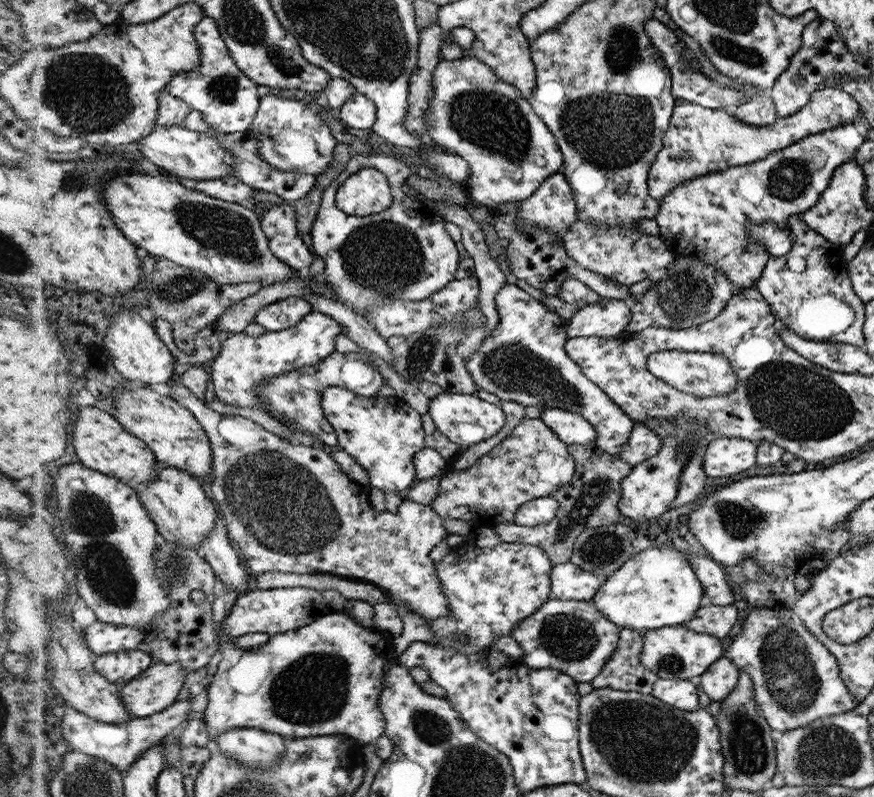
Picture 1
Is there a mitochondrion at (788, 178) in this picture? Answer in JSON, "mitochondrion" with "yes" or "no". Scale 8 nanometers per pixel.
{"mitochondrion":"yes"}

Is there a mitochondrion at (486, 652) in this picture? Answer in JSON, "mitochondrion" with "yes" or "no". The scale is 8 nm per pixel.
{"mitochondrion":"no"}

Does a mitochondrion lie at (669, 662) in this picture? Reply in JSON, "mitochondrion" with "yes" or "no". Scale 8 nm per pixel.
{"mitochondrion":"yes"}

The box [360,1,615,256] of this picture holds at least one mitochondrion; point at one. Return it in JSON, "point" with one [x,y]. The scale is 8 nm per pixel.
{"point":[487,120]}

